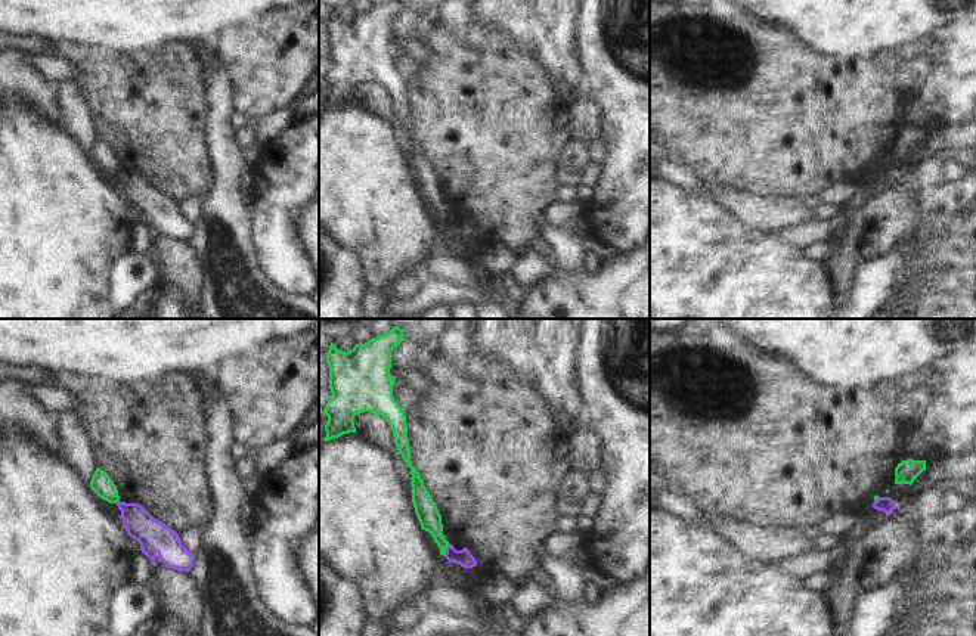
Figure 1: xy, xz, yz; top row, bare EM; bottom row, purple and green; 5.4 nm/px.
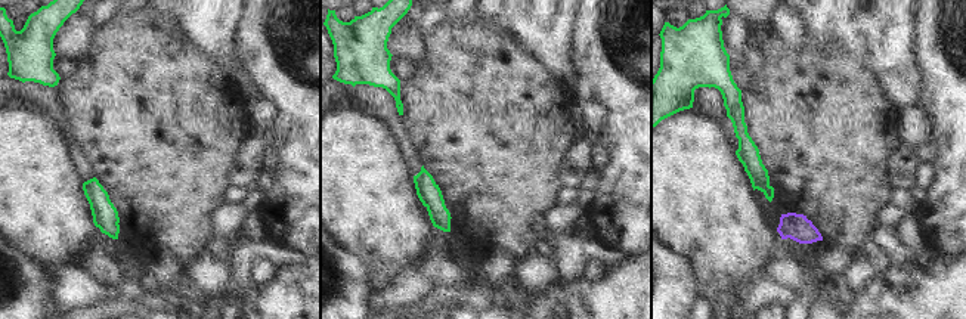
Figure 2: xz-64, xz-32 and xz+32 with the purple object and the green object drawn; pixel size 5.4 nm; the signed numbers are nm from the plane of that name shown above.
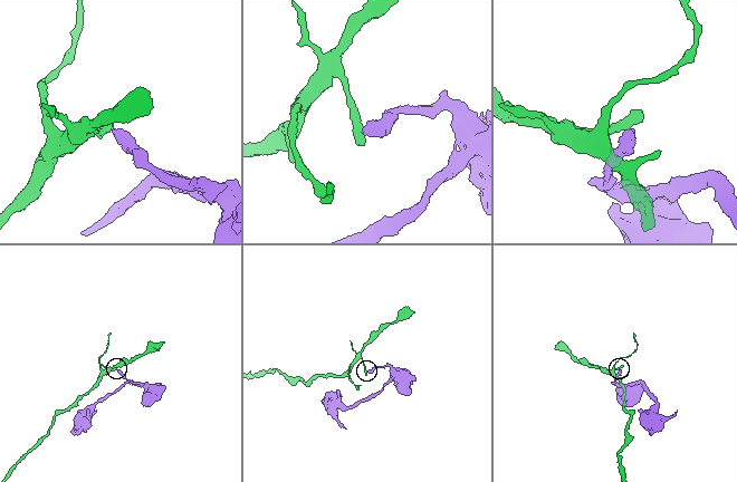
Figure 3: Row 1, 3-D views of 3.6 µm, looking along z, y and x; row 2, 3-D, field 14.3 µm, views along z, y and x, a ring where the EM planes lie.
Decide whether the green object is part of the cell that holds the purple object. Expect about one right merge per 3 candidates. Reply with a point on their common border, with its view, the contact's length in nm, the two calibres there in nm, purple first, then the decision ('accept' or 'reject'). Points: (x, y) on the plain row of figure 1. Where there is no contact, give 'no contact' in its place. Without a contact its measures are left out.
xz (446, 219) | 80 nm | 90/120 nm | reject

